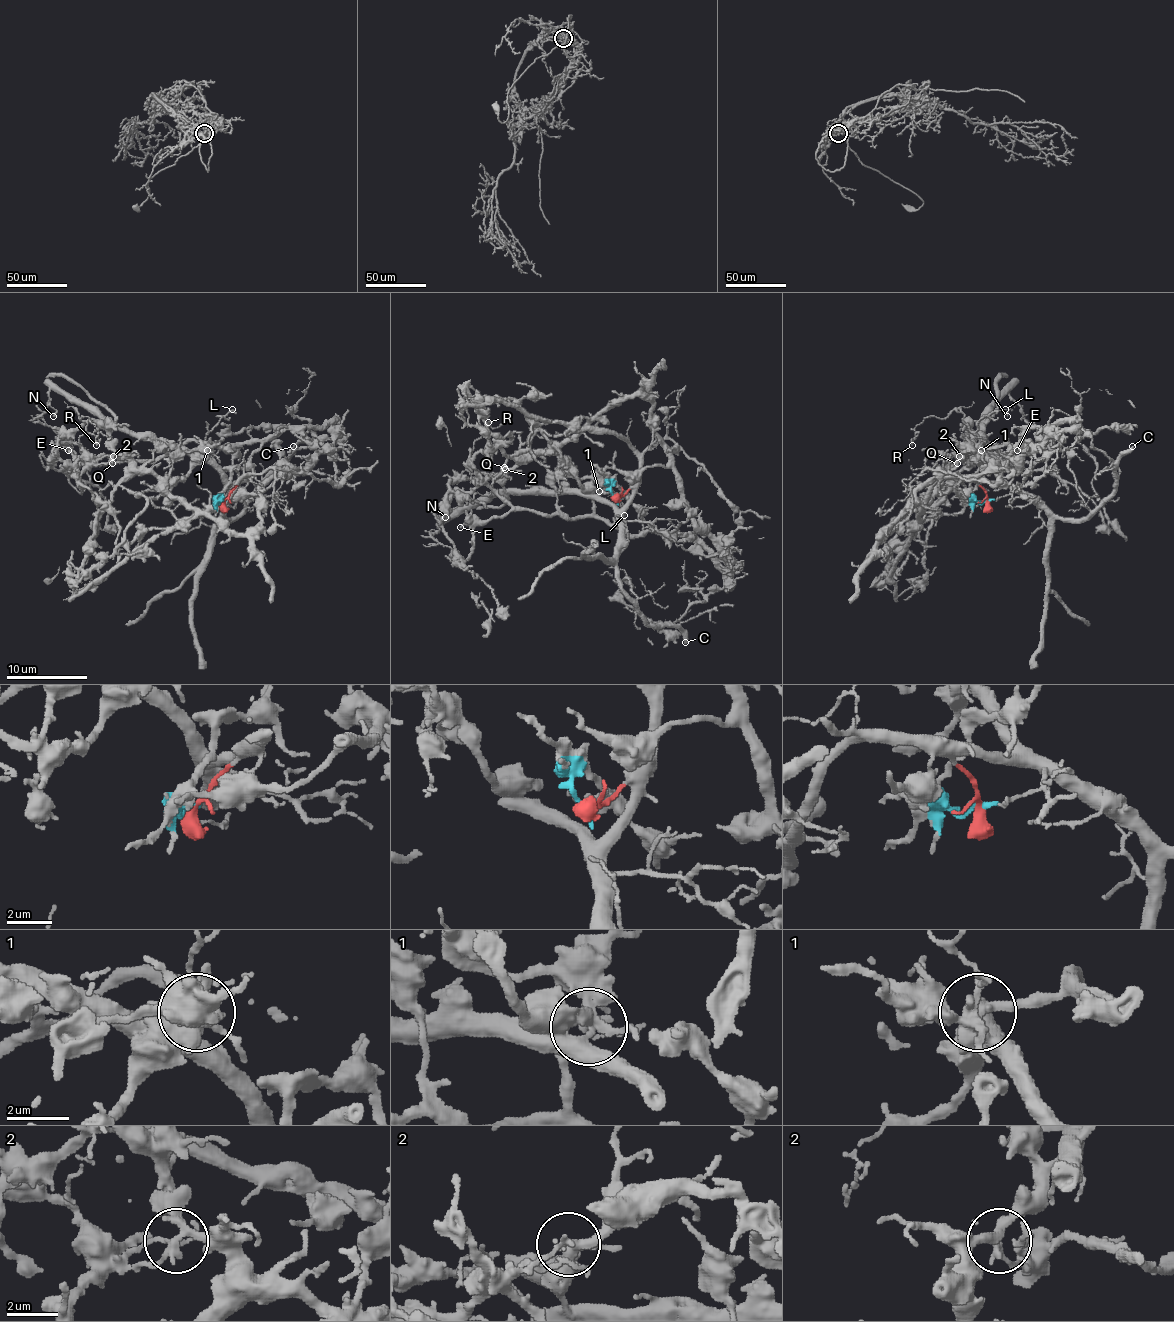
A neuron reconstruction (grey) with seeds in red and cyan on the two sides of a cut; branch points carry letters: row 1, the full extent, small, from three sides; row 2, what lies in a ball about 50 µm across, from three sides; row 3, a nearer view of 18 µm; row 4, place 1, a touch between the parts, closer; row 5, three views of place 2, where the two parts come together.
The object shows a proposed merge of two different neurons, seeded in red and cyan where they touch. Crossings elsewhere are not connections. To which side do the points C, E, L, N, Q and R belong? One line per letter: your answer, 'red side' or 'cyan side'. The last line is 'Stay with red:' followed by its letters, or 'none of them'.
C: red side
E: cyan side
L: red side
N: red side
Q: red side
R: red side
Stay with red: C, L, N, Q, R

